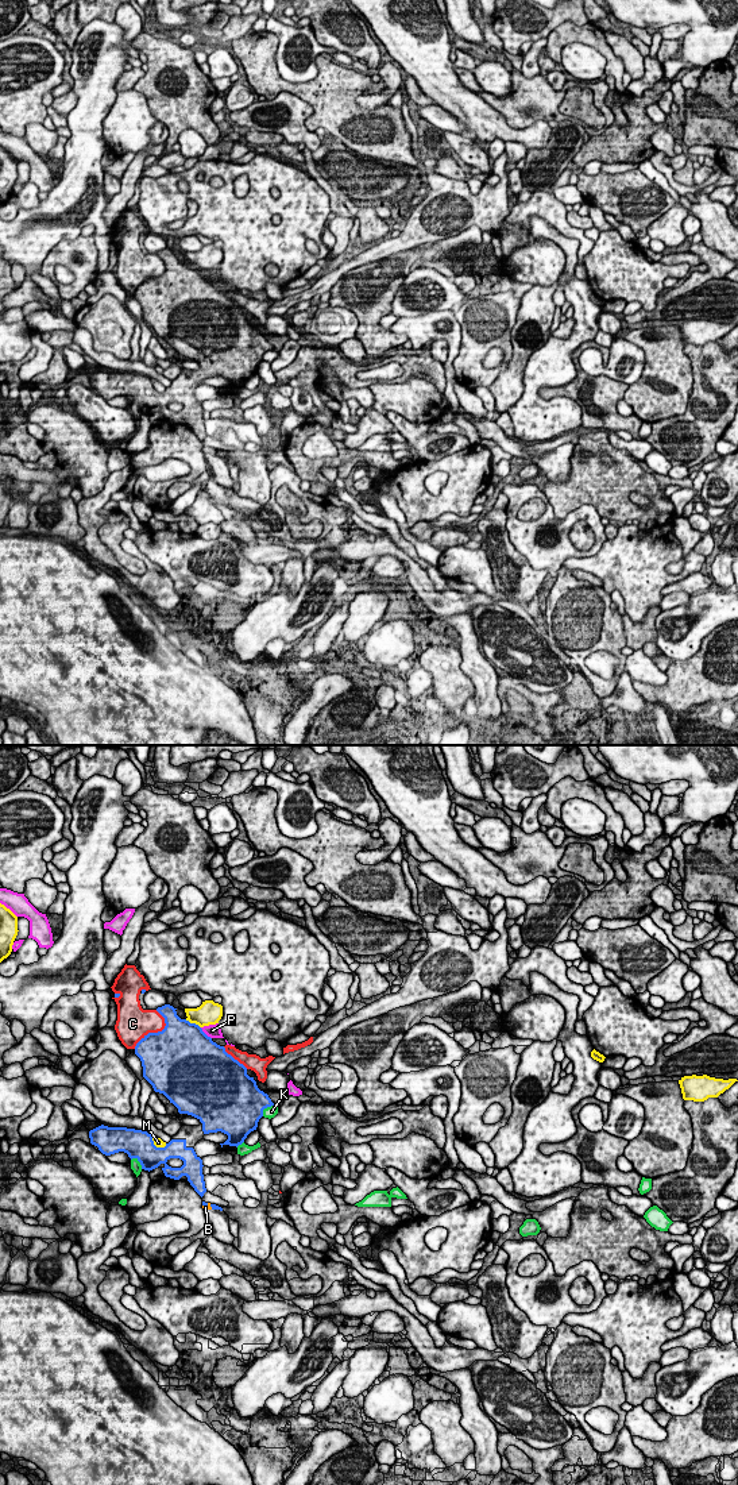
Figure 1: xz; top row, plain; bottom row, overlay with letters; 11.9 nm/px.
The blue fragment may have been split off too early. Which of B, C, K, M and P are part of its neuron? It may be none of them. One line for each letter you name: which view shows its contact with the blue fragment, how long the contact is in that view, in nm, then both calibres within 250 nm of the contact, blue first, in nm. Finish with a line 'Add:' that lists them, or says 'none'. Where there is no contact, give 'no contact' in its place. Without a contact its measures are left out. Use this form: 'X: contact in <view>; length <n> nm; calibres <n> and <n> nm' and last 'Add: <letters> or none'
B: contact in xz; length 140 nm; calibres 50 and 60 nm
Add: B

